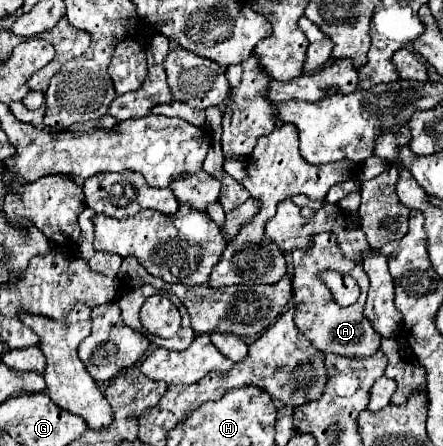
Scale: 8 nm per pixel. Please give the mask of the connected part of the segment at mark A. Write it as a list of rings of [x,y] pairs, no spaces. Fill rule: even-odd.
[[[313,234],[311,242],[305,250],[293,250],[293,264],[295,264],[295,278],[293,278],[293,304],[295,304],[295,324],[305,334],[305,338],[321,352],[333,352],[339,356],[369,356],[377,352],[381,346],[381,336],[373,330],[369,320],[363,316],[363,306],[367,299],[369,278],[365,270],[355,260],[343,256],[337,238],[333,234]],[[323,270],[337,270],[341,274],[349,274],[357,280],[361,288],[361,296],[355,304],[341,308],[333,300],[331,292],[321,284],[319,272]]]

